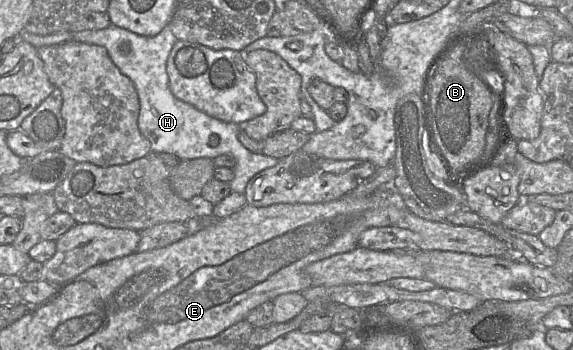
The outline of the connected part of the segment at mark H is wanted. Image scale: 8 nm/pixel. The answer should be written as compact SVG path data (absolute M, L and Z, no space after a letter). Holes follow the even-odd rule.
M113 24L105 29L77 31L71 34L75 41L104 47L120 72L133 82L139 99L138 128L150 142L152 152L173 154L180 160L202 157L214 159L222 154L230 154L236 163L232 168L234 178L229 182L229 186L231 192L243 194L254 175L279 162L275 157L253 153L245 148L238 139L241 130L238 124L211 117L173 95L169 87L166 65L178 39L169 26L153 37L140 36ZM124 42L130 45L128 54L122 54L119 49Z

